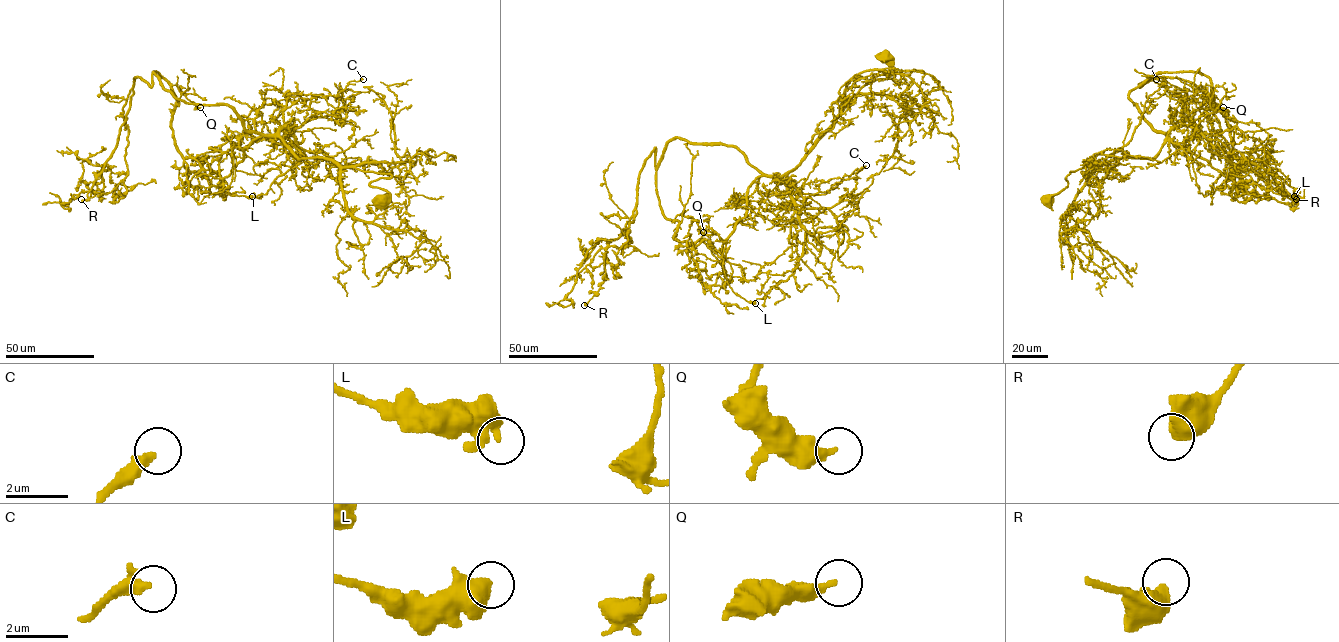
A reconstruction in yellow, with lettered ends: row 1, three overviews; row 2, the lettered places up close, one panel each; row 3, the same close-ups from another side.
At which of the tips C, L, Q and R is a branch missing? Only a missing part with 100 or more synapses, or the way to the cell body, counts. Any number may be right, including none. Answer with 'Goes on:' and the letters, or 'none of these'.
Goes on: none of these

